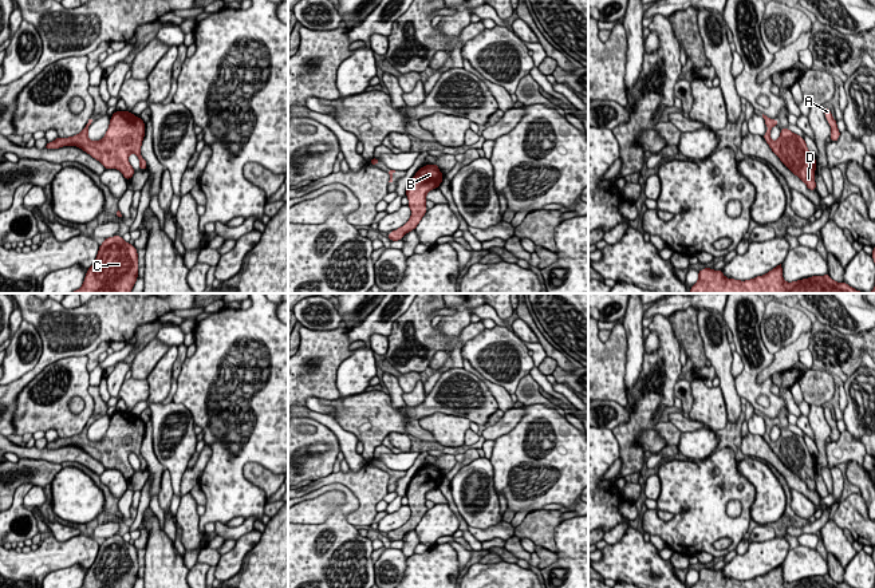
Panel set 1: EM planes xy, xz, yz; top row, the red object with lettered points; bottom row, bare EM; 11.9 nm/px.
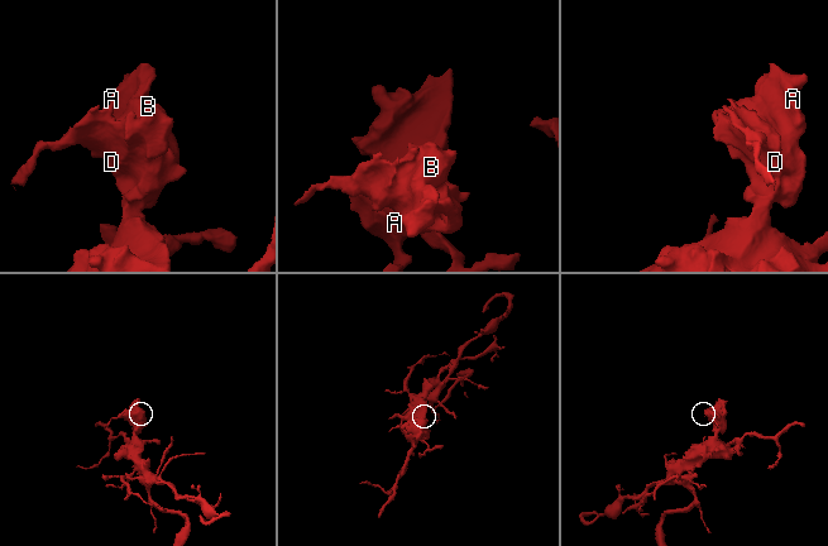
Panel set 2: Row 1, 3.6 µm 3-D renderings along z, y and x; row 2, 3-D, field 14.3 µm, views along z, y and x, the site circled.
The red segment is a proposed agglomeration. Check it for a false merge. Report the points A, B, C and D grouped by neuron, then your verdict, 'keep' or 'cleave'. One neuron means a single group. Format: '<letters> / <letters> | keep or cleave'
A B C D | keep

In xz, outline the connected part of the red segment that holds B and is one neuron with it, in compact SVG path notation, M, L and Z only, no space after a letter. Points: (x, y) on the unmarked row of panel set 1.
M437 463L425 465L415 473L406 490L406 497L409 500L407 505L411 510L411 516L403 526L387 534L389 540L402 540L407 532L411 532L417 528L427 512L426 494L430 490L437 489L441 485L442 478L444 474L440 471Z

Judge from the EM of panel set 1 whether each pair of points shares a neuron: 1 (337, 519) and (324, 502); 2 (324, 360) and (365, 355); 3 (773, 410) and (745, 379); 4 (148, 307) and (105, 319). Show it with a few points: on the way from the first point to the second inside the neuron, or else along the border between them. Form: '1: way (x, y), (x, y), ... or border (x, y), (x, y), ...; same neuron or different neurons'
1: border (345, 494), (345, 502), (323, 521), (303, 524); different neurons
2: border (354, 350), (338, 369), (338, 389); different neurons
3: way (773, 401), (764, 389), (755, 389); same neuron
4: way (137, 307), (123, 307), (115, 315); same neuron

